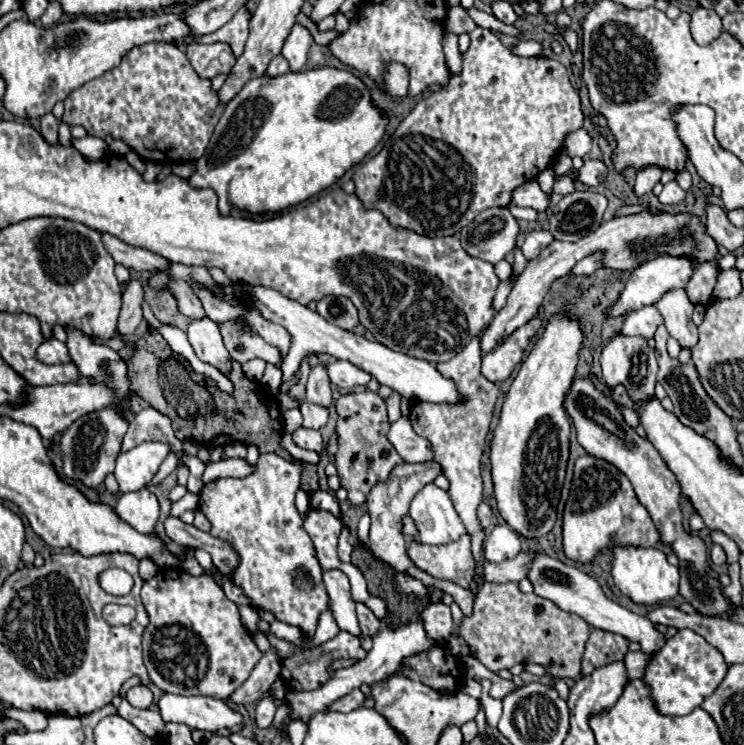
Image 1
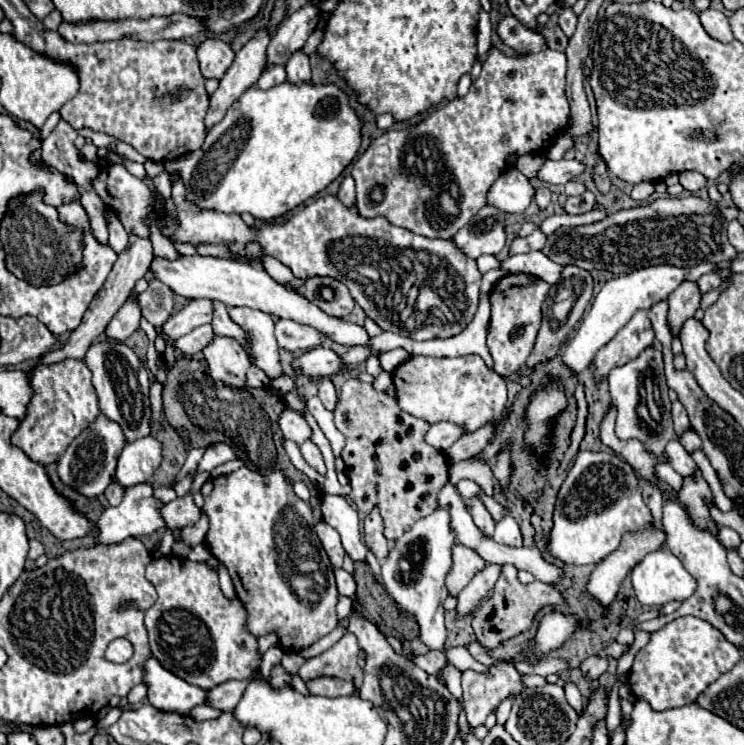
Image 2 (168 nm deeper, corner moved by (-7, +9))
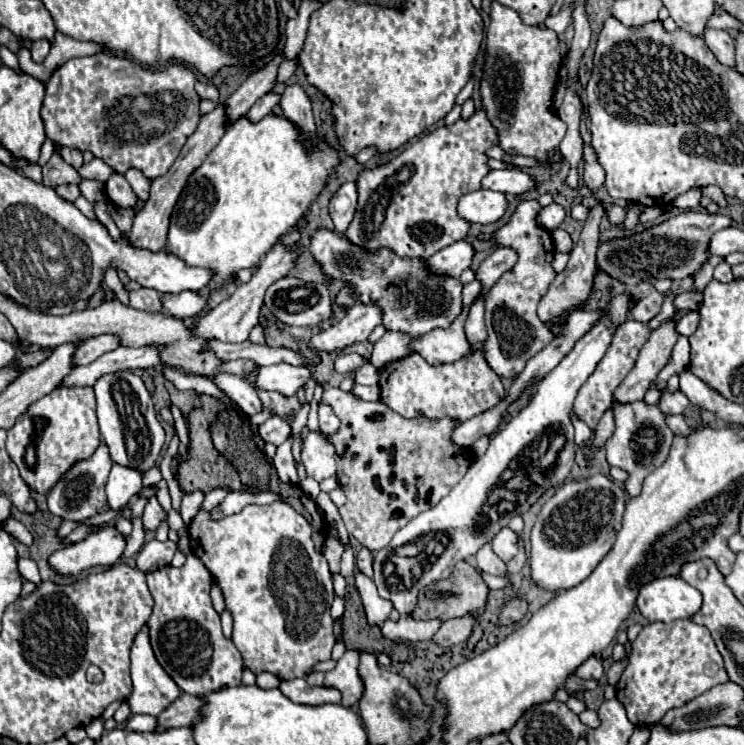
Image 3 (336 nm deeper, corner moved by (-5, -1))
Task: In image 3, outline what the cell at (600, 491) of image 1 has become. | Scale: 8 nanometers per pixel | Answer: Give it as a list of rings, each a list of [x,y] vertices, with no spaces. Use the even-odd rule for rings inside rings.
[[[603,474],[581,482],[565,482],[545,502],[531,530],[531,580],[549,592],[581,584],[613,548],[615,536],[621,530],[625,500],[625,490]]]

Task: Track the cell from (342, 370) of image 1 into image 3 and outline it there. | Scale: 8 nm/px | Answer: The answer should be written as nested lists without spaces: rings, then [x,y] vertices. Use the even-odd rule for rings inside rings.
[[[291,364],[259,366],[255,386],[261,390],[275,390],[285,396],[293,396],[297,394],[299,388],[303,388],[309,376],[311,370],[307,366],[291,366]]]

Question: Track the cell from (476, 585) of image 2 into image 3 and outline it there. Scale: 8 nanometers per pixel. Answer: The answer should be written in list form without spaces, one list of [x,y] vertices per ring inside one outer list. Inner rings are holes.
[[[471,616],[447,620],[447,622],[441,624],[439,632],[433,636],[433,642],[439,644],[439,646],[461,644],[461,642],[465,642],[469,638],[473,626],[475,626],[475,618],[471,618]]]

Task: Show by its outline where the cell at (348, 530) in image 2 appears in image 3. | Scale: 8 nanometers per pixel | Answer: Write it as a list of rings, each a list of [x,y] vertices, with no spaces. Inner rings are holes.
[[[361,572],[355,574],[355,586],[357,586],[359,594],[361,594],[363,608],[365,608],[365,614],[367,614],[367,622],[373,624],[373,626],[383,626],[383,622],[389,620],[393,604],[389,600],[383,600],[377,594],[377,588],[375,588],[373,580],[367,578]]]

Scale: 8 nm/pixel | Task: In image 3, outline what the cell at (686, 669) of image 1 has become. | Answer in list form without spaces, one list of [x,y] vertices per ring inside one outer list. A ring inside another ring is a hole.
[[[675,620],[675,622],[653,622],[647,624],[635,642],[631,644],[631,658],[627,662],[625,672],[621,674],[621,680],[617,682],[617,700],[627,710],[627,718],[635,726],[653,726],[659,722],[671,708],[679,708],[687,704],[689,700],[701,696],[709,688],[727,682],[727,672],[723,666],[723,658],[705,626],[699,626],[691,620]]]

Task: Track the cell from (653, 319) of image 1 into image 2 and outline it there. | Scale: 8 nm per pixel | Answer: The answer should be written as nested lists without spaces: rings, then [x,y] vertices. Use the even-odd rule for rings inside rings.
[[[639,310],[617,334],[611,342],[607,342],[595,356],[595,376],[607,376],[611,368],[621,366],[633,360],[639,352],[651,346],[655,340],[655,332],[651,320],[647,318],[647,310]]]

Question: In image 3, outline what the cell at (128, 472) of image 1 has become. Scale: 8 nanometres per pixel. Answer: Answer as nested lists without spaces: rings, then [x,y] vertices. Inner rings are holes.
[[[113,464],[107,486],[105,486],[105,494],[107,494],[109,506],[113,510],[123,508],[141,488],[143,488],[141,472],[137,472],[133,468]]]

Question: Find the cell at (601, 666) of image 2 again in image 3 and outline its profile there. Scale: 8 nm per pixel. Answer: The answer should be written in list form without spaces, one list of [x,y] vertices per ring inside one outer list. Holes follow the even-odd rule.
[[[571,676],[571,678],[567,680],[567,684],[565,684],[565,688],[567,688],[569,694],[581,692],[581,690],[593,690],[595,686],[597,686],[595,680],[581,680],[581,678],[577,678],[577,676]]]

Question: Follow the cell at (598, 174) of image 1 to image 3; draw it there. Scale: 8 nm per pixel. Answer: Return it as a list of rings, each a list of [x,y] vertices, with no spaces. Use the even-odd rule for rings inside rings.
[[[489,170],[489,176],[481,180],[483,190],[497,190],[503,194],[521,194],[533,190],[533,178],[519,170]]]

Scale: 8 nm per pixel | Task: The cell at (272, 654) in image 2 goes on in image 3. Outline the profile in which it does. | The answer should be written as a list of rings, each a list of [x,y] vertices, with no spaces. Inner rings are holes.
[[[263,672],[257,676],[257,686],[259,688],[277,688],[279,686],[279,678],[275,674],[269,674],[269,672]]]

